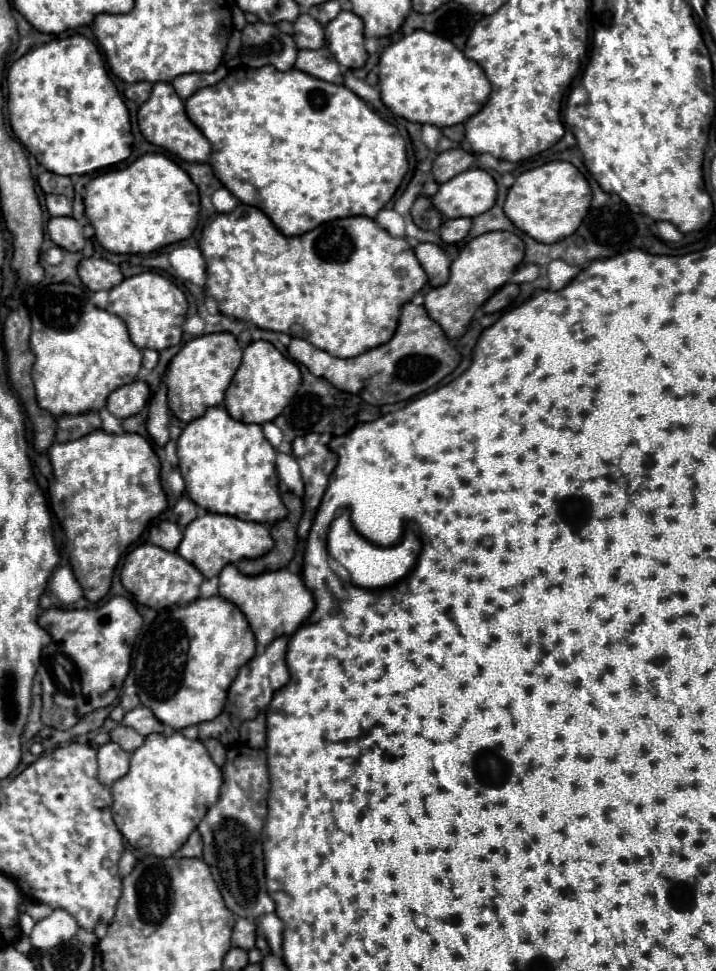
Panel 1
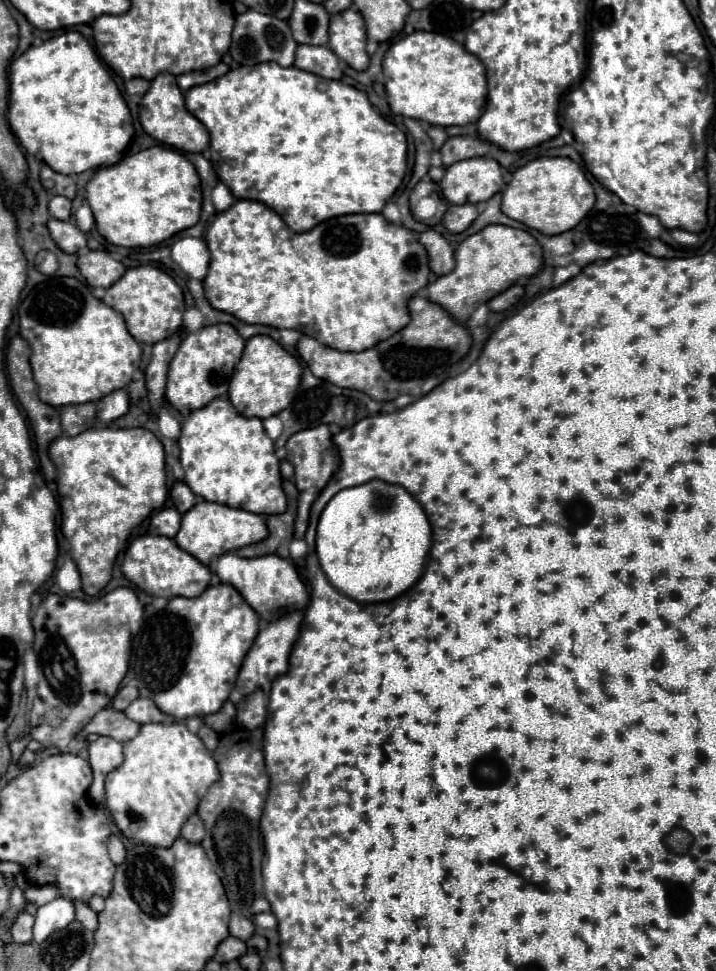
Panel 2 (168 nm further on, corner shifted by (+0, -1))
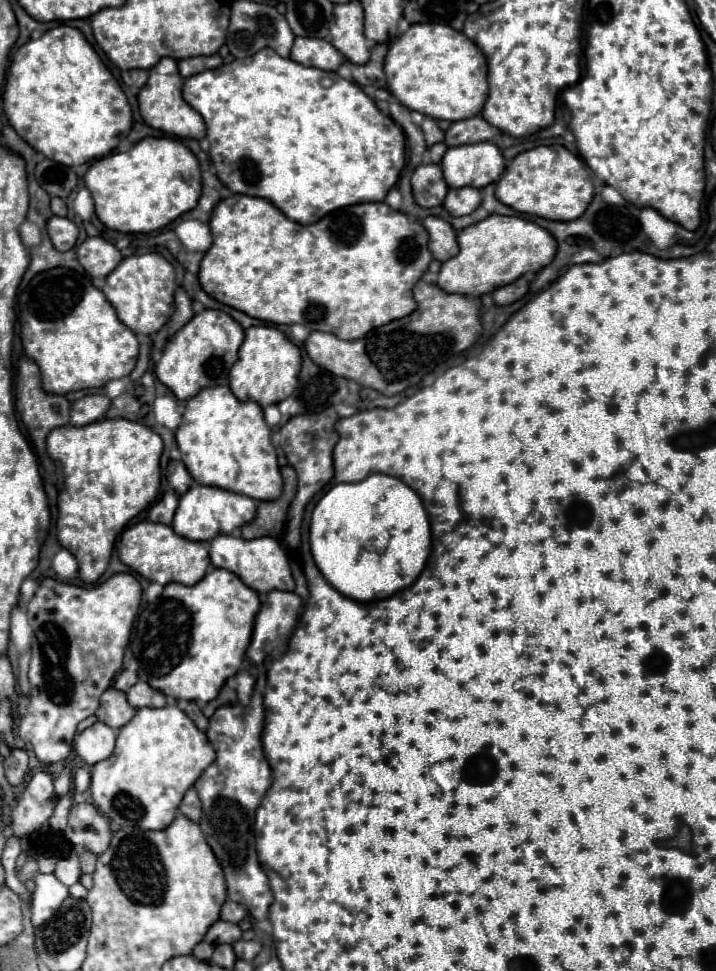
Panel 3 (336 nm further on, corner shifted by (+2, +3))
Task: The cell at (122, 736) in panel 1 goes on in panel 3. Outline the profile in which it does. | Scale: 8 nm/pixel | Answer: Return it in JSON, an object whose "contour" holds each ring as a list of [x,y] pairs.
{"contour":[[[111,687],[101,695],[101,705],[95,715],[101,723],[109,725],[111,729],[121,729],[125,723],[129,723],[129,719],[133,719],[135,709],[127,703],[123,691]]]}

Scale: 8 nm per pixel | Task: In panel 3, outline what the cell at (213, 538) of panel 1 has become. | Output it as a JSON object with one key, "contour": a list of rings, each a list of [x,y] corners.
{"contour":[[[193,485],[185,495],[179,497],[179,507],[173,517],[173,531],[177,535],[189,539],[189,541],[209,541],[213,535],[231,535],[235,529],[251,523],[257,513],[257,501],[245,495],[237,495],[225,489],[217,487],[205,487],[205,485]]]}

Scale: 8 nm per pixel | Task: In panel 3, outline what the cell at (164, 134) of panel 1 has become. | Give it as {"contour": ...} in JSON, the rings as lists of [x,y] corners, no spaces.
{"contour":[[[161,59],[155,67],[149,69],[149,81],[145,83],[145,87],[139,91],[139,111],[143,121],[153,127],[159,129],[171,137],[179,137],[179,139],[203,139],[205,137],[205,123],[201,119],[201,115],[197,115],[197,111],[193,111],[193,107],[189,107],[183,101],[181,95],[181,87],[183,87],[183,77],[179,75],[177,69],[177,61],[175,59]]]}

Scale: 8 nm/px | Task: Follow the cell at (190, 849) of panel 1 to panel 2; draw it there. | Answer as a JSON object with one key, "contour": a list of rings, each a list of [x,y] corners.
{"contour":[[[193,813],[193,815],[185,821],[185,825],[183,825],[183,829],[181,829],[181,837],[187,839],[187,841],[193,841],[193,843],[201,843],[201,841],[203,841],[203,835],[205,835],[203,821],[199,819],[197,813]]]}

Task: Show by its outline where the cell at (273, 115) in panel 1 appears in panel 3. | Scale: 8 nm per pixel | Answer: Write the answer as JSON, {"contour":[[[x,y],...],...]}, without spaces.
{"contour":[[[261,49],[257,55],[249,57],[249,59],[235,59],[233,63],[221,65],[213,71],[205,71],[201,75],[193,75],[189,79],[185,79],[183,83],[183,99],[201,113],[201,117],[205,119],[207,125],[207,141],[211,145],[209,149],[209,157],[211,163],[217,171],[217,177],[223,181],[223,185],[227,185],[233,193],[243,193],[243,195],[253,195],[253,197],[263,197],[269,199],[277,209],[281,209],[289,219],[301,223],[301,225],[309,225],[309,223],[317,223],[321,217],[325,217],[329,211],[341,209],[341,207],[349,207],[349,205],[357,205],[357,203],[373,203],[373,201],[383,201],[385,195],[397,185],[399,173],[405,165],[405,135],[401,131],[399,125],[393,123],[391,117],[383,115],[373,99],[369,99],[363,89],[343,77],[339,77],[337,73],[329,73],[329,71],[321,71],[317,67],[305,67],[299,65],[291,59],[283,59],[281,55],[277,55],[273,49]]]}

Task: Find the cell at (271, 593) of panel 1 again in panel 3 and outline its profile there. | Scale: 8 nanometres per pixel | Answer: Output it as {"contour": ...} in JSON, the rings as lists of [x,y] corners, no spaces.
{"contour":[[[217,535],[209,543],[209,557],[211,557],[211,563],[215,567],[233,571],[247,587],[255,589],[261,595],[265,595],[265,593],[269,593],[273,589],[285,589],[285,591],[295,589],[291,567],[289,567],[289,561],[287,561],[287,553],[271,537],[245,541],[245,539],[235,537],[235,535]]]}

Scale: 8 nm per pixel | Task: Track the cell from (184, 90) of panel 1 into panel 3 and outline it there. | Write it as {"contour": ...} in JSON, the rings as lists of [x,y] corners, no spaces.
{"contour":[[[211,55],[211,57],[189,57],[189,59],[181,59],[179,61],[179,73],[187,79],[189,75],[197,75],[201,71],[211,71],[221,67],[223,59],[219,55]]]}

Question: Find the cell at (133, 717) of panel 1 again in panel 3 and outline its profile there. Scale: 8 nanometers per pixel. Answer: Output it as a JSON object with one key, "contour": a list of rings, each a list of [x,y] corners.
{"contour":[[[139,681],[135,683],[129,691],[127,691],[127,701],[131,707],[135,709],[141,709],[141,707],[165,707],[167,705],[167,699],[163,693],[151,689],[147,683]]]}

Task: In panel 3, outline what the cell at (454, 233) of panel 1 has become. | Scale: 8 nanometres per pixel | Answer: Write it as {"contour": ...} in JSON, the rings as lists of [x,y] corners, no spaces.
{"contour":[[[461,187],[461,189],[449,189],[443,207],[453,217],[463,217],[473,213],[481,203],[481,191],[475,187]]]}

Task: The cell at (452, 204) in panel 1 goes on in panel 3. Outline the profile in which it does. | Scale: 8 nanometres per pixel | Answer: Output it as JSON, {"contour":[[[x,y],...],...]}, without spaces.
{"contour":[[[485,141],[475,145],[449,147],[441,161],[441,169],[445,175],[445,183],[451,189],[483,189],[503,175],[505,161],[501,149]]]}

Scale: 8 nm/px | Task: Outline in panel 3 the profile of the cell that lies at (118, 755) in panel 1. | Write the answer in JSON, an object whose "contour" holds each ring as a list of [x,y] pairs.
{"contour":[[[97,721],[83,733],[75,735],[73,747],[75,747],[75,753],[79,759],[93,765],[93,763],[99,763],[101,759],[107,759],[109,755],[113,755],[113,739],[117,739],[115,731],[111,727],[107,727],[105,723]]]}

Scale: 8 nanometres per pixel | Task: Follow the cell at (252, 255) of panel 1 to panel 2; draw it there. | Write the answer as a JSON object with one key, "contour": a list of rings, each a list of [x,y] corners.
{"contour":[[[239,199],[227,211],[221,211],[215,215],[215,221],[211,223],[211,227],[205,233],[205,241],[211,251],[211,263],[209,263],[209,271],[203,279],[203,289],[205,289],[205,297],[211,303],[211,307],[231,313],[245,323],[259,323],[259,325],[269,325],[269,327],[277,327],[277,329],[297,329],[303,335],[315,337],[323,345],[329,345],[337,351],[365,351],[365,349],[371,349],[375,343],[391,337],[395,331],[403,329],[409,323],[407,303],[419,289],[423,289],[427,285],[427,277],[429,277],[427,251],[419,243],[417,233],[405,229],[403,225],[389,223],[381,213],[341,215],[341,217],[333,217],[329,221],[319,223],[311,231],[295,233],[283,223],[283,219],[275,211],[271,211],[271,207],[267,207],[259,201],[253,201],[253,199]]]}

